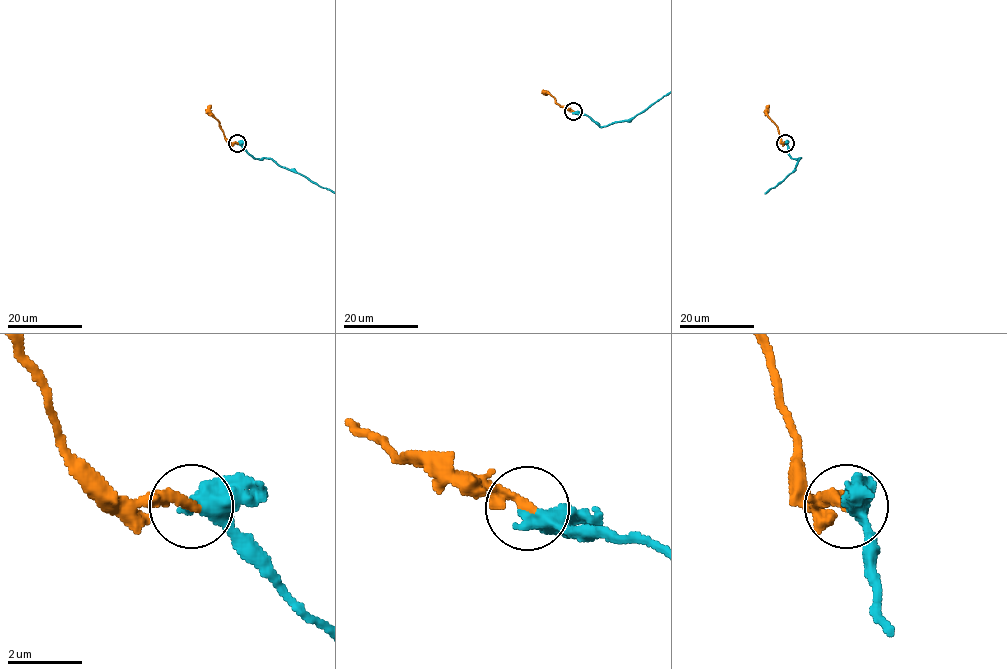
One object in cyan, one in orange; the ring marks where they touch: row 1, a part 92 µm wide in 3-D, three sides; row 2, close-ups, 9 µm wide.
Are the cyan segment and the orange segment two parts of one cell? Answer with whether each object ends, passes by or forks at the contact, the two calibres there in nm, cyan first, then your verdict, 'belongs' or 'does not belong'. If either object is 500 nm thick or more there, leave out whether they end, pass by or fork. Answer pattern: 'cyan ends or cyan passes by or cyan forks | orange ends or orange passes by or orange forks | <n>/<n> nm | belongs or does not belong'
cyan passes by | orange ends | 400/240 nm | belongs

